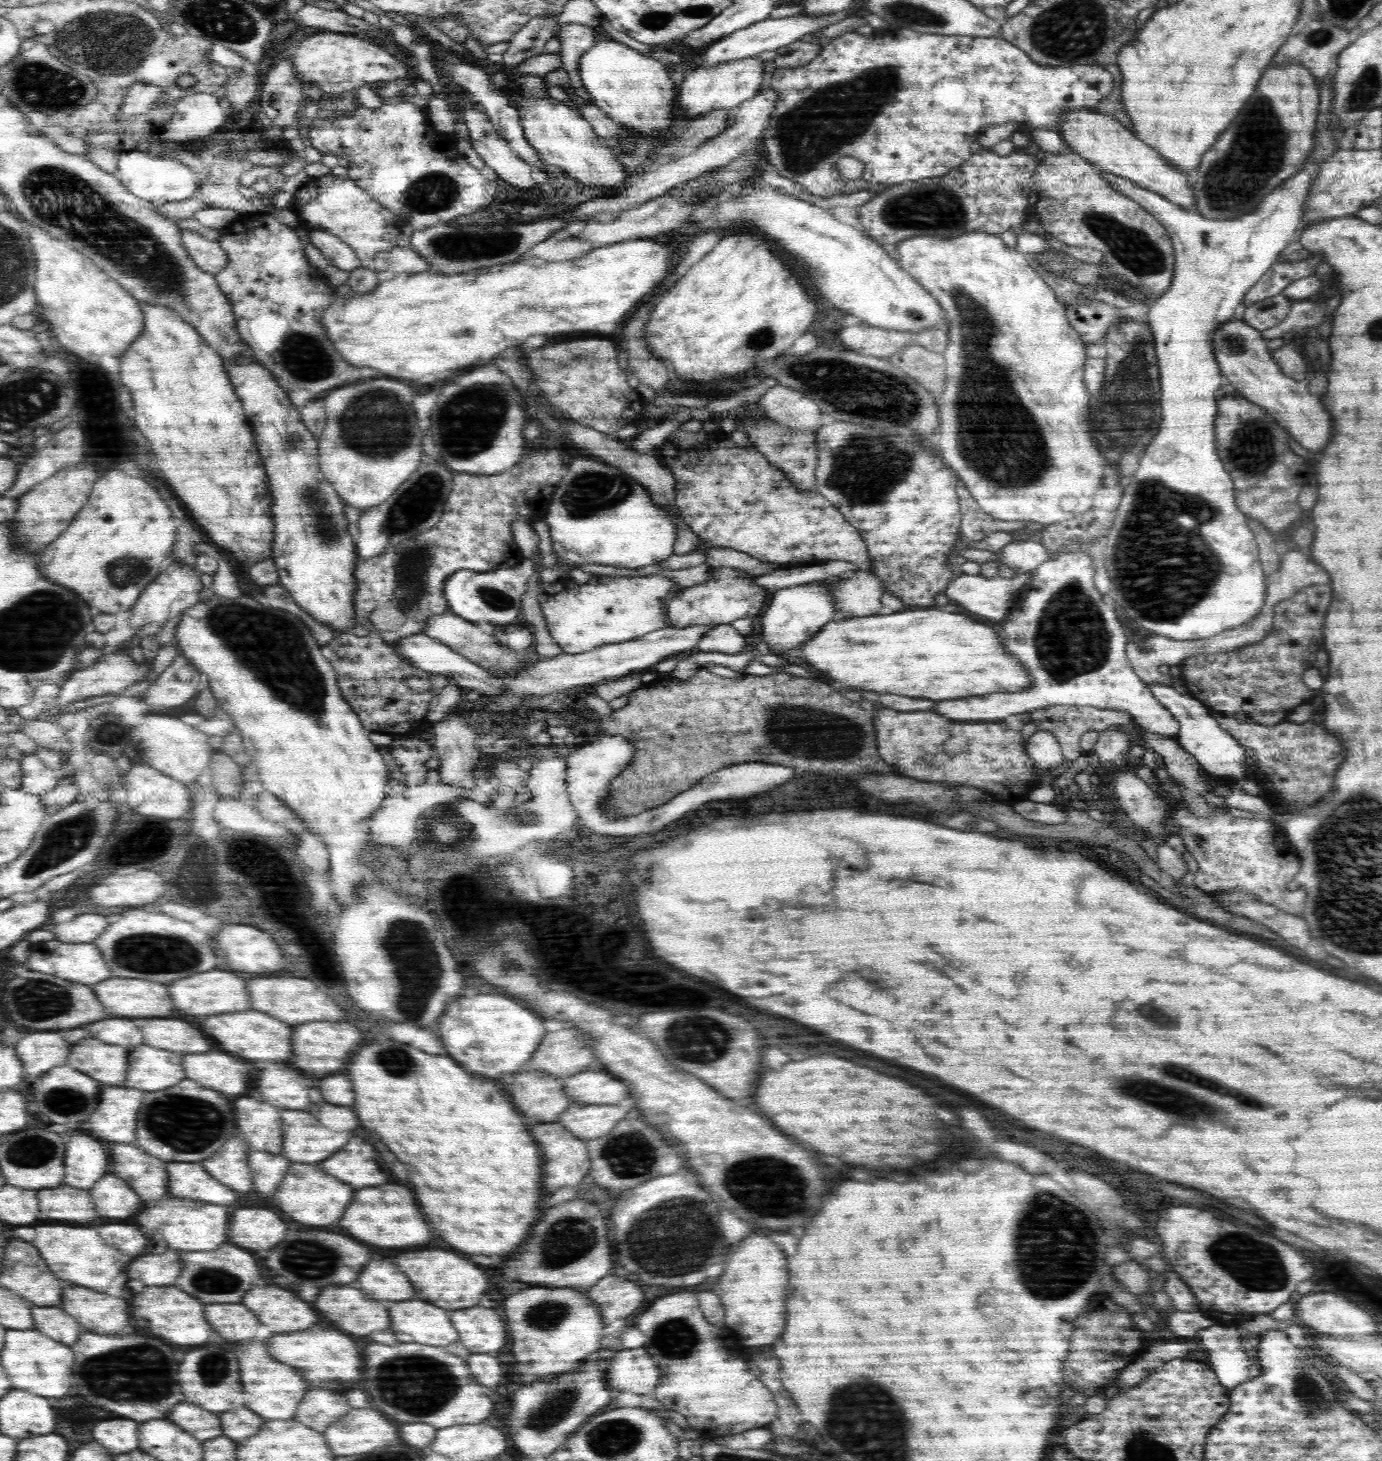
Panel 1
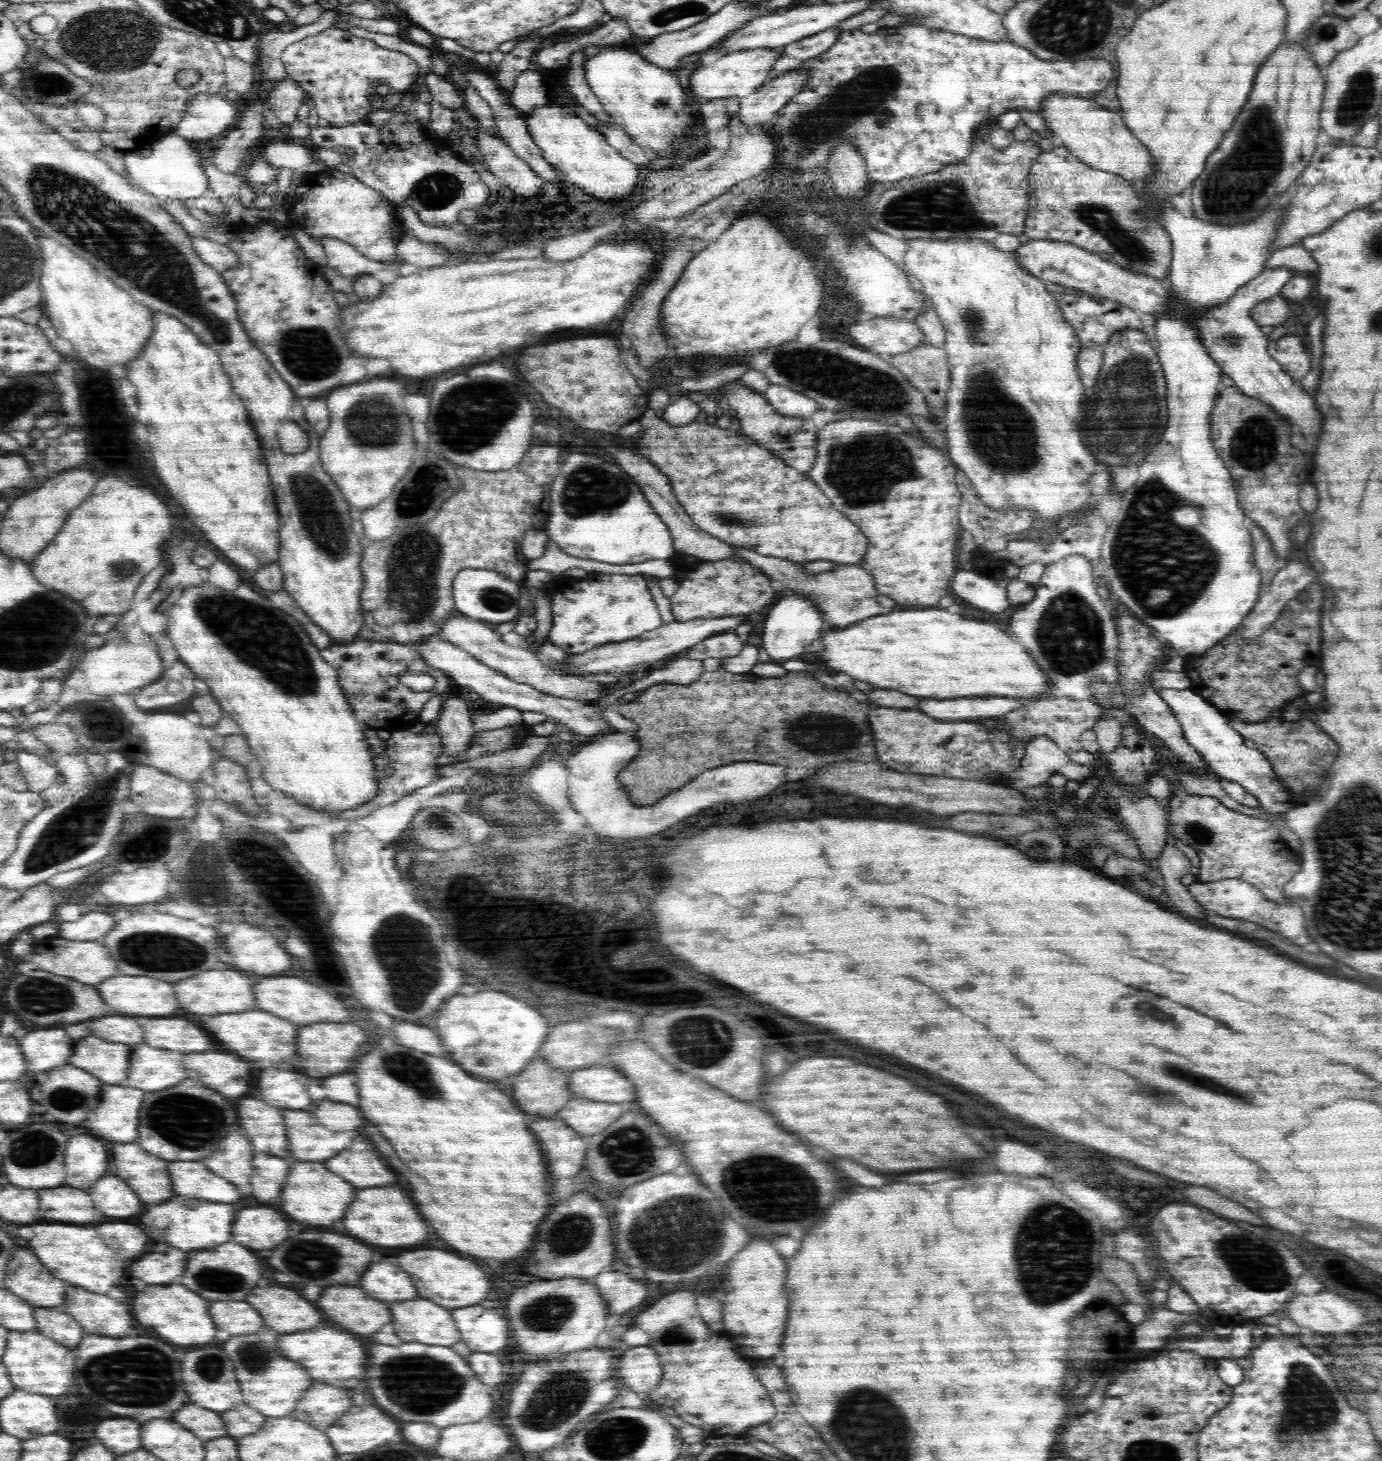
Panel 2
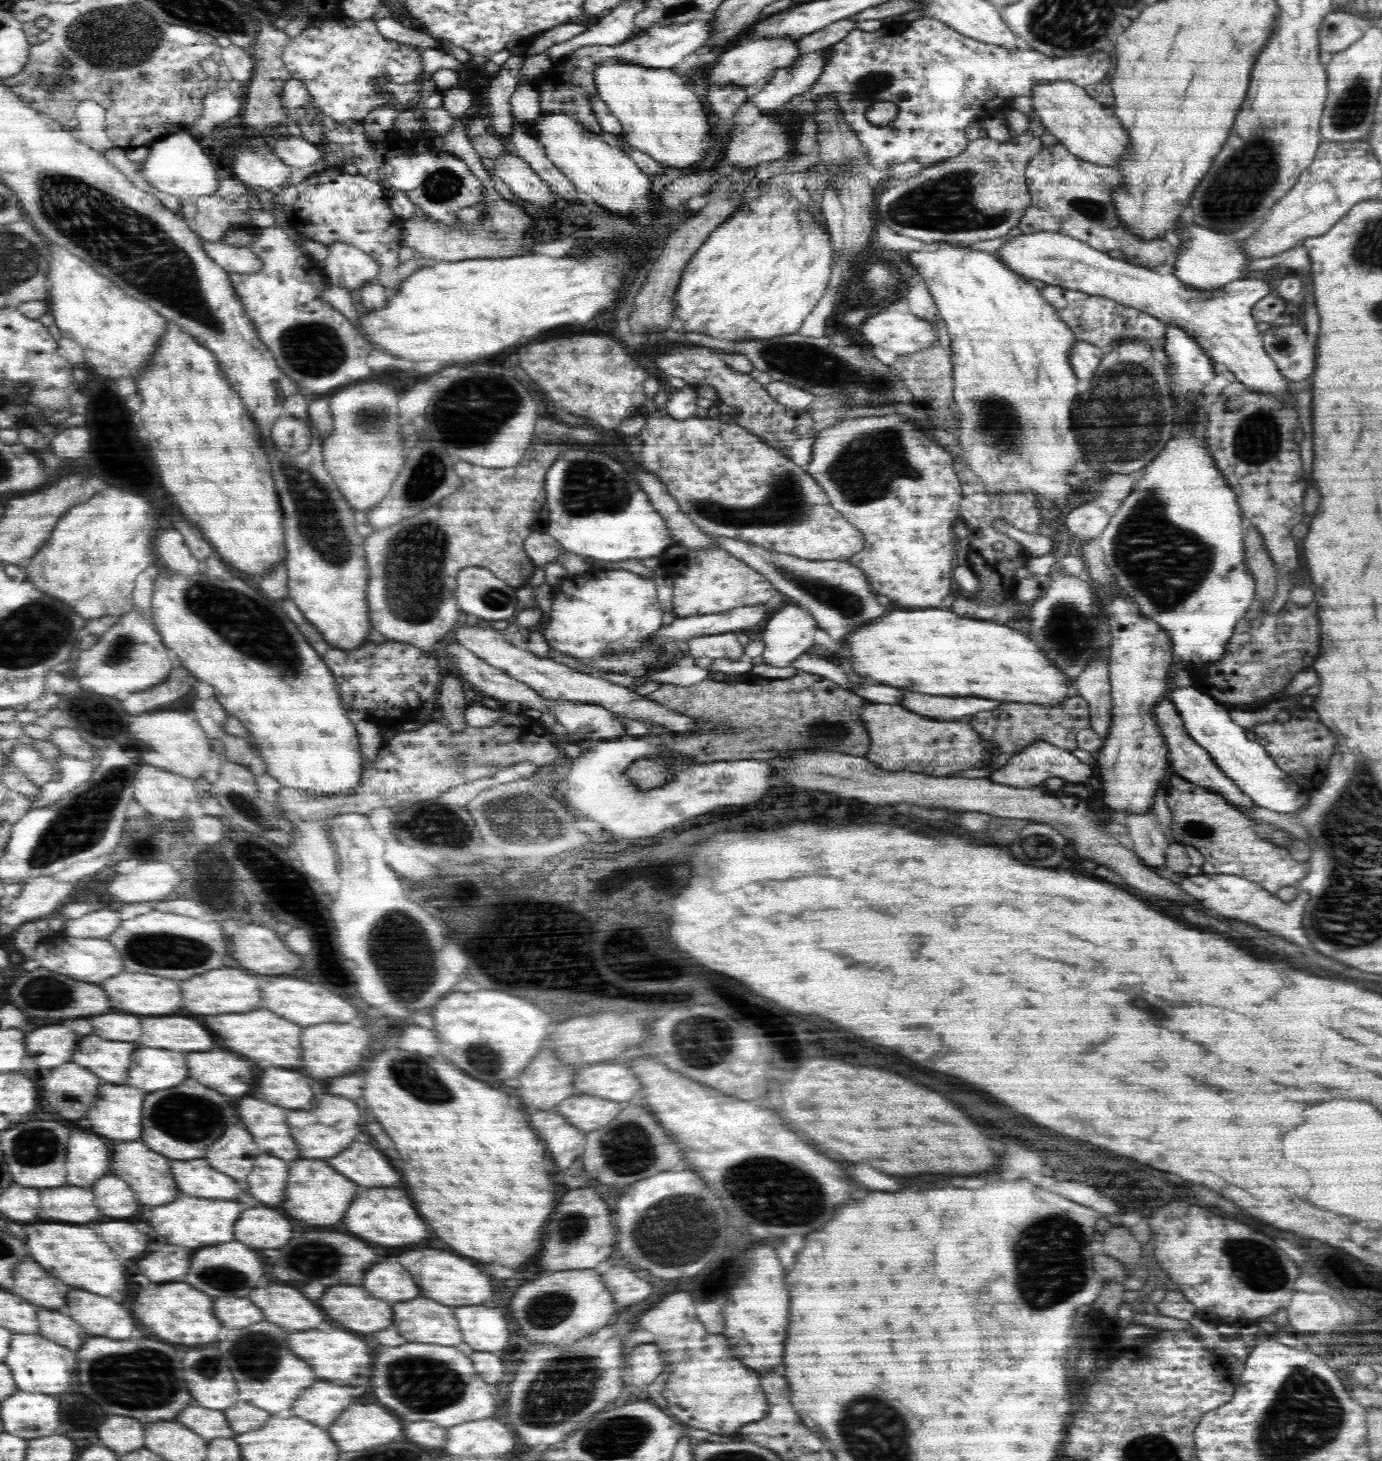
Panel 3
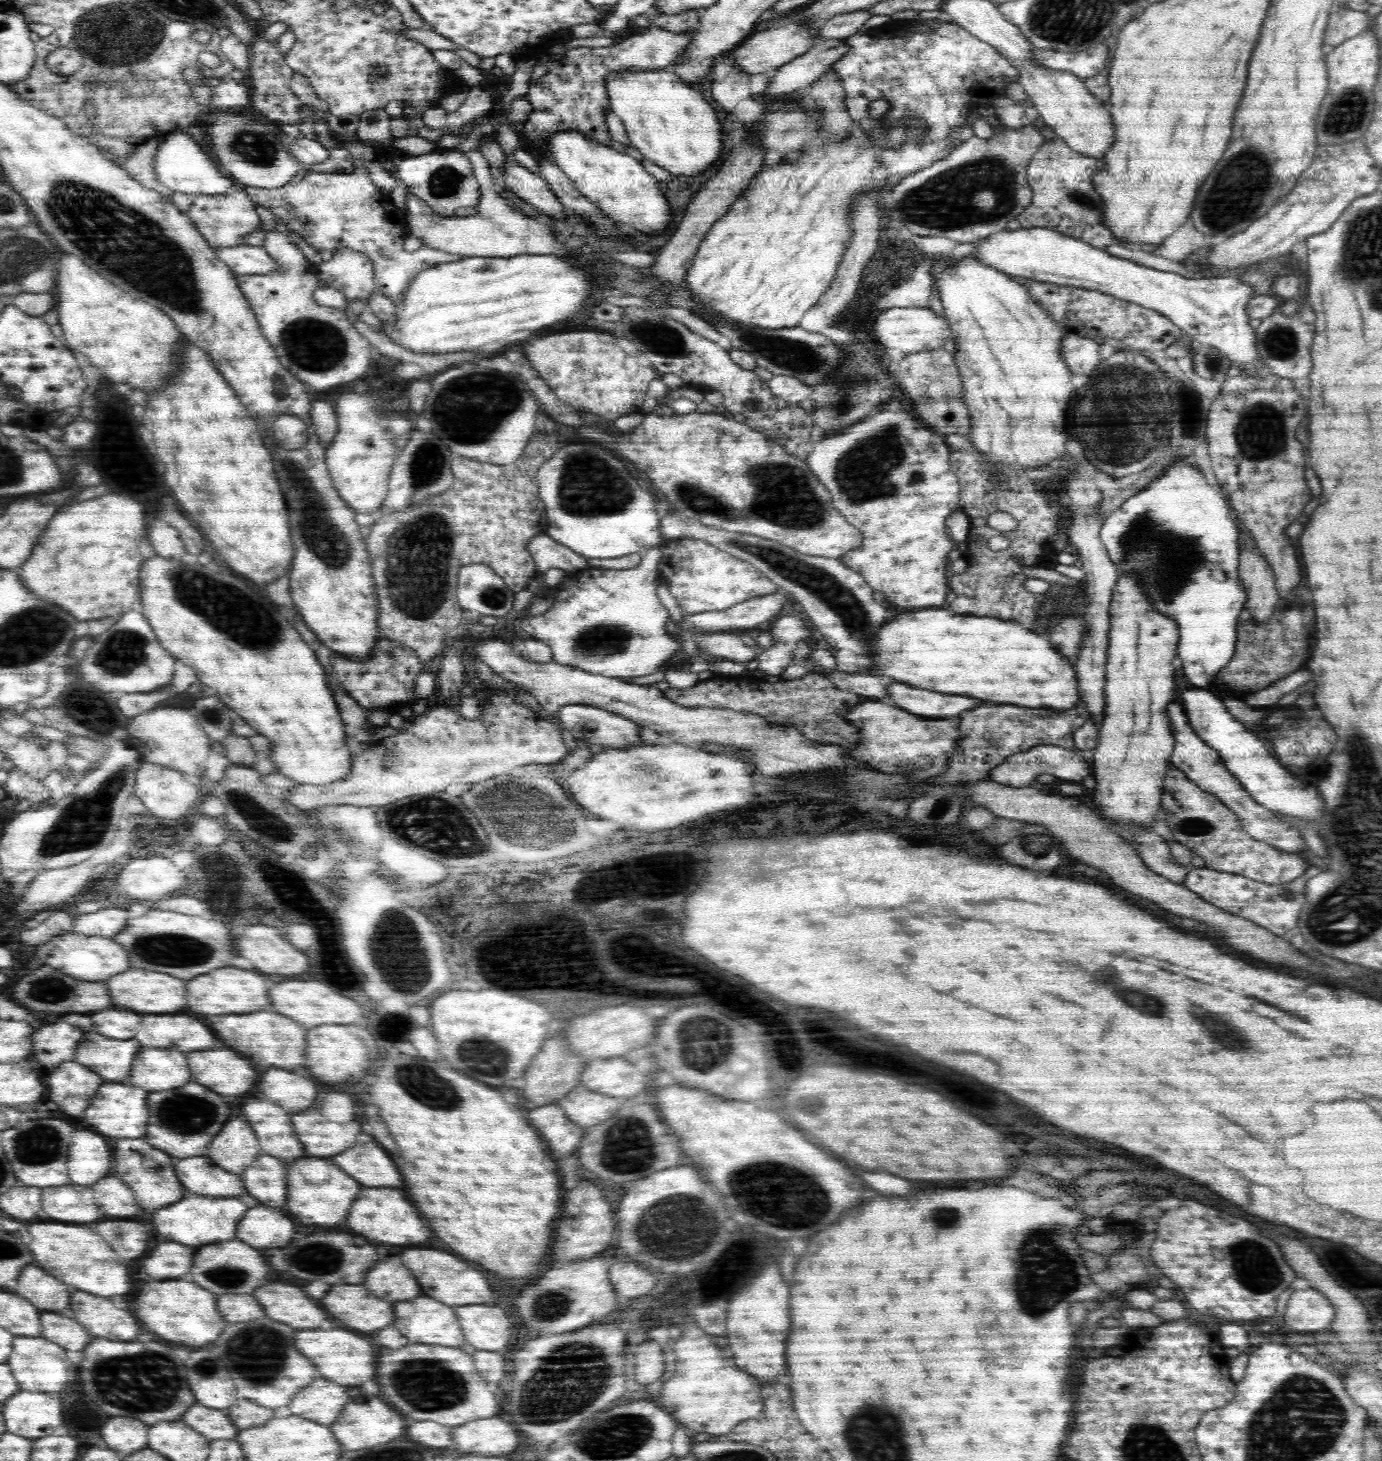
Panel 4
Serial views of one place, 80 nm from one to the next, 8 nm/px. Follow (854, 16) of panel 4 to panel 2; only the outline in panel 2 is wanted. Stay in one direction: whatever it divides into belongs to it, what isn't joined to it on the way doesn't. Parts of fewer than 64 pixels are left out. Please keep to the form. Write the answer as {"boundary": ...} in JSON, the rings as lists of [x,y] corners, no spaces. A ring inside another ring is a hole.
{"boundary":[[[833,25],[822,32],[791,42],[782,49],[786,49],[788,58],[798,58],[798,60],[805,61],[827,51],[837,41],[837,36],[841,32],[842,30],[837,30],[837,25]]]}

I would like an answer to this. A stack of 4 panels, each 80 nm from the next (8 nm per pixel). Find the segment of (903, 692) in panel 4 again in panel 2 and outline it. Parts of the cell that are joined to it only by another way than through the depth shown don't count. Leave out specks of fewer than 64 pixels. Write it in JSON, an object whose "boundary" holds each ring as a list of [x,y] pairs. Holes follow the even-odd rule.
{"boundary":[[[922,698],[920,710],[940,720],[974,720],[994,718],[996,714],[1008,714],[1012,706],[1024,706],[1024,702],[1012,702],[1012,698],[956,698],[956,700]]]}

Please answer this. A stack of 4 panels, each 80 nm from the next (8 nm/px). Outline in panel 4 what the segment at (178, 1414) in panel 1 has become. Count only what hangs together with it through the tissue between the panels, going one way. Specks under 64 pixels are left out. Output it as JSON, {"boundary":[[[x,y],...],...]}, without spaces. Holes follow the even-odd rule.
{"boundary":[[[204,1404],[192,1406],[192,1410],[188,1410],[188,1414],[184,1414],[182,1418],[182,1422],[194,1426],[204,1436],[208,1436],[208,1440],[234,1440],[240,1430],[230,1420],[229,1415],[222,1410],[206,1408]]]}

